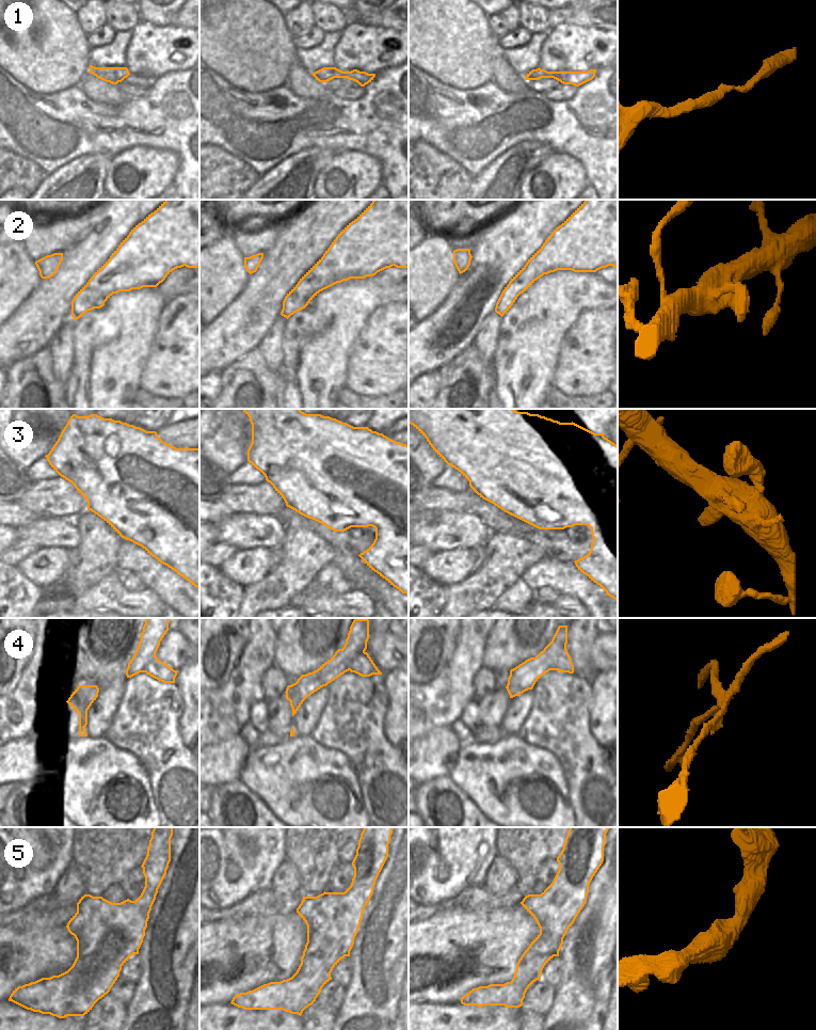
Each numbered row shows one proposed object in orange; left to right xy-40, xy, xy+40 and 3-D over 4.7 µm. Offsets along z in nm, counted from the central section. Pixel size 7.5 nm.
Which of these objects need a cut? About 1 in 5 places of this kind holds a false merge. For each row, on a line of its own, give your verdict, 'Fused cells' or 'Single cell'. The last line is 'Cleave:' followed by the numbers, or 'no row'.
1: Single cell
2: Single cell
3: Single cell
4: Fused cells
5: Single cell
Cleave: 4.

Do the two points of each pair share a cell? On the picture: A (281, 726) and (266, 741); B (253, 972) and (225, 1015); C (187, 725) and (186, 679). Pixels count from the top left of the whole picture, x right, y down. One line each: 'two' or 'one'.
A: two
B: two
C: one

